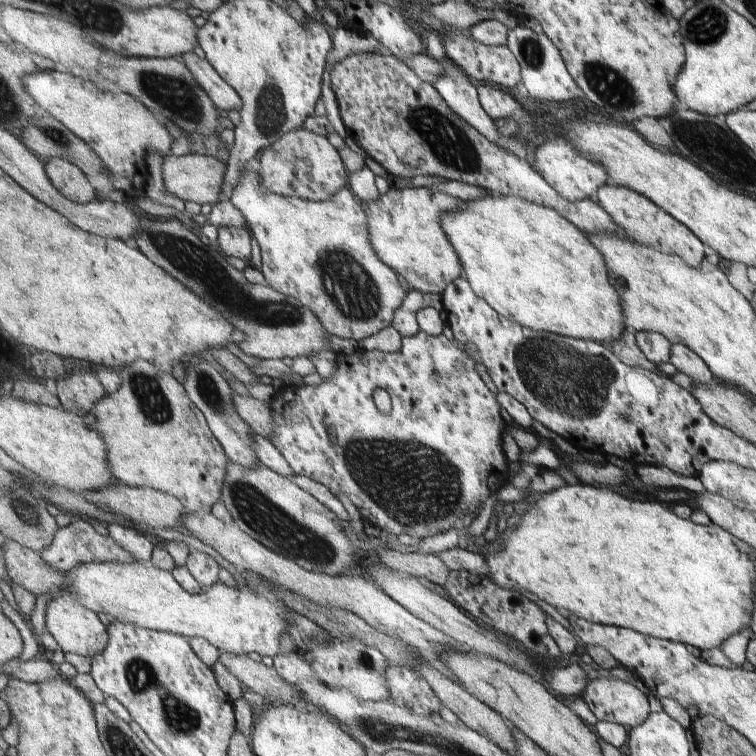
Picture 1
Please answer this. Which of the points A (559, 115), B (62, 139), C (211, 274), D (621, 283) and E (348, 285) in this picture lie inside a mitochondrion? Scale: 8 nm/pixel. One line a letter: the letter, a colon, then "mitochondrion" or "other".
A: other
B: mitochondrion
C: mitochondrion
D: other
E: mitochondrion

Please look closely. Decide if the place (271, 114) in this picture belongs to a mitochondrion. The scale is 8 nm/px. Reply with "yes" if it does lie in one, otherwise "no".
yes

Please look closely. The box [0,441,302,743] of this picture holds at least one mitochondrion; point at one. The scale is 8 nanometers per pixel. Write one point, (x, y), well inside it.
(180, 719)

